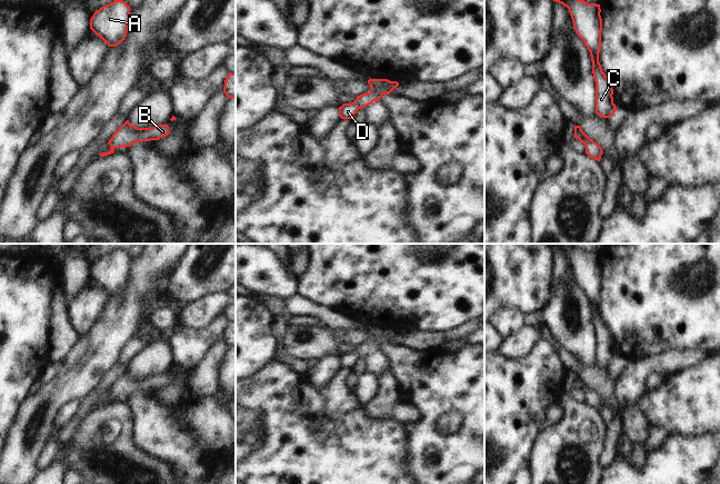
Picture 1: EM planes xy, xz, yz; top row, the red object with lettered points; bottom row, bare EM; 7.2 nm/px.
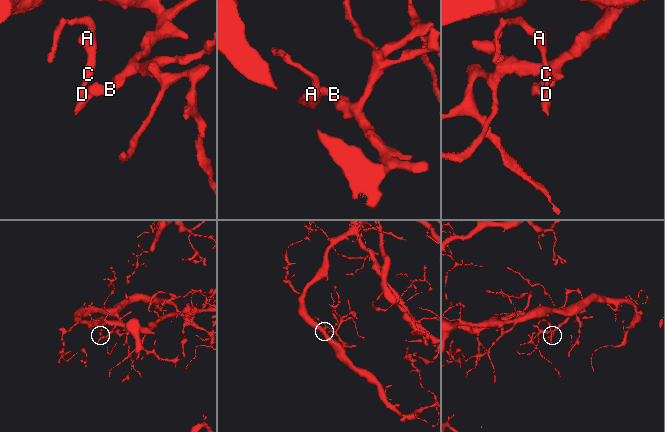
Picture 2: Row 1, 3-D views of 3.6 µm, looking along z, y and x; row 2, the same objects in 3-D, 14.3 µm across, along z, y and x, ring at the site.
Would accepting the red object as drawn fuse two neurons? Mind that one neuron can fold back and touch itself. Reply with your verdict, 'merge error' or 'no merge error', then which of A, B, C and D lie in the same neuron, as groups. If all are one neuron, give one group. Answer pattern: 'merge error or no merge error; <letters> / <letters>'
no merge error; A B C D

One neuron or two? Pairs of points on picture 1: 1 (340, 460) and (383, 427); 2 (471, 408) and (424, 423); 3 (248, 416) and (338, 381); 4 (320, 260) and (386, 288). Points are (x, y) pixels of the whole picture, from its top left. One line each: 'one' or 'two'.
1: one
2: one
3: one
4: one

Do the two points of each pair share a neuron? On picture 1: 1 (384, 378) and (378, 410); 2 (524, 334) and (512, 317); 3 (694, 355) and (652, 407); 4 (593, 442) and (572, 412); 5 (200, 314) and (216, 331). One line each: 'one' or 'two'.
1: one
2: two
3: two
4: one
5: two

